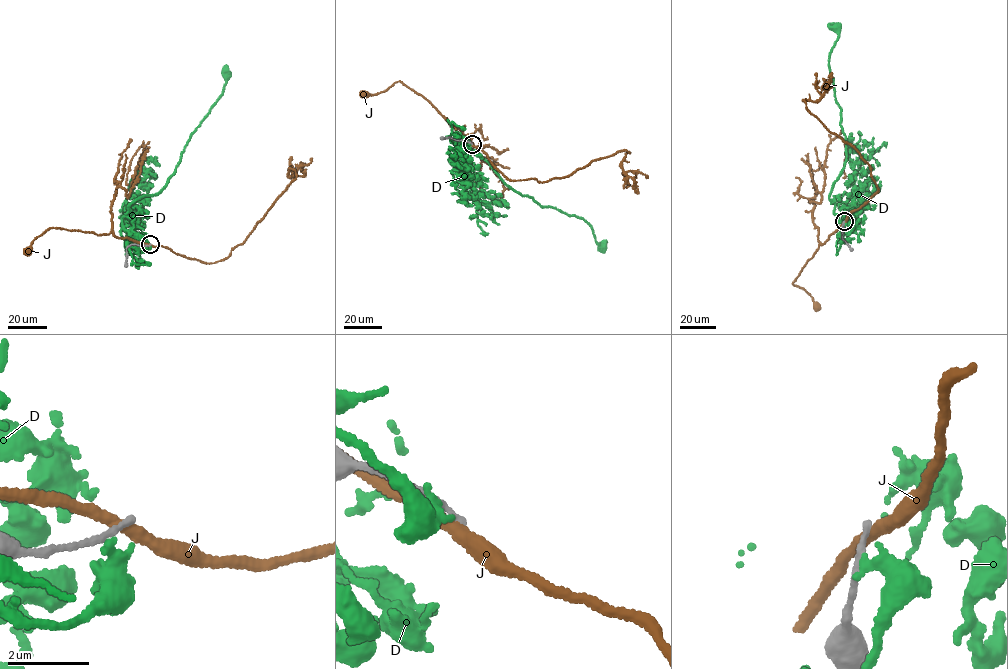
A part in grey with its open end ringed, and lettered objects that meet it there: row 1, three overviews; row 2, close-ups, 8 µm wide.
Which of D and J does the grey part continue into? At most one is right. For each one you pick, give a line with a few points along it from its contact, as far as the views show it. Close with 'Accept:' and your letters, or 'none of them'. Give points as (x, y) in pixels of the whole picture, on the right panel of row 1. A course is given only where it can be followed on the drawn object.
Accept: none of them

